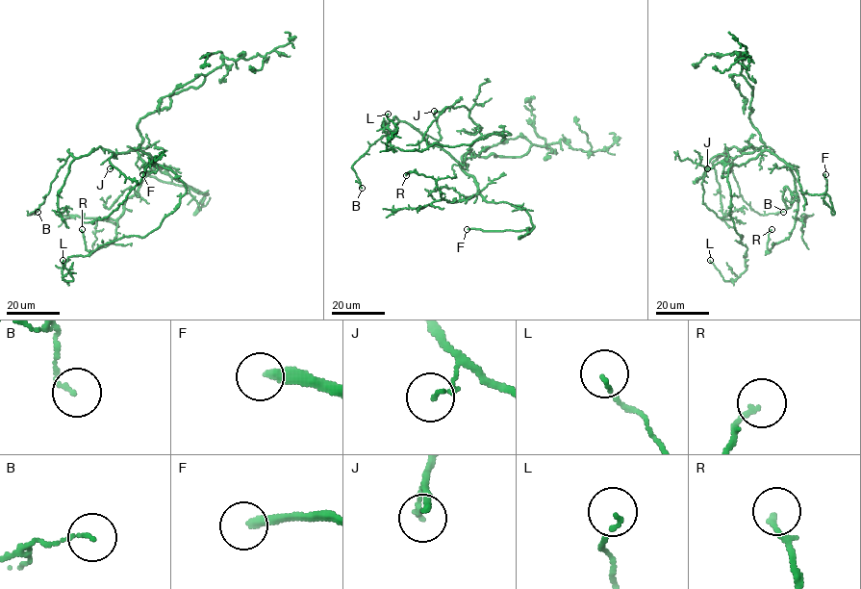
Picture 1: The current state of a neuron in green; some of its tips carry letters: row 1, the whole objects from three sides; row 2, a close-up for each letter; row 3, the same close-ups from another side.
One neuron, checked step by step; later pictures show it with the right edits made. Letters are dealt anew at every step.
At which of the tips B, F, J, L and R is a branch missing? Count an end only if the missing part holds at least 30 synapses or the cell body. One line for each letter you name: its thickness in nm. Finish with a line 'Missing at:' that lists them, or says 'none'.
F: Thickness 320 nm
Missing at: F

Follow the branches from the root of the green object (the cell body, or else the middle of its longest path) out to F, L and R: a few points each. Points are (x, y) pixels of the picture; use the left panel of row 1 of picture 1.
F: (146, 164), (138, 150), (148, 153), (162, 171), (208, 193), (194, 214), (203, 205), (203, 193), (142, 174)
L: (146, 164), (168, 167), (184, 184), (179, 205), (143, 237), (69, 256), (62, 277), (72, 280), (63, 260)
R: (146, 164), (138, 150), (150, 155), (154, 167), (126, 200), (112, 243), (90, 252), (86, 248), (82, 229)

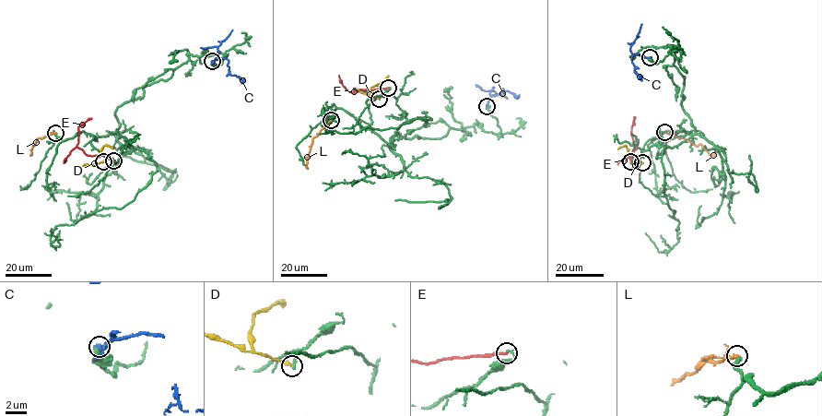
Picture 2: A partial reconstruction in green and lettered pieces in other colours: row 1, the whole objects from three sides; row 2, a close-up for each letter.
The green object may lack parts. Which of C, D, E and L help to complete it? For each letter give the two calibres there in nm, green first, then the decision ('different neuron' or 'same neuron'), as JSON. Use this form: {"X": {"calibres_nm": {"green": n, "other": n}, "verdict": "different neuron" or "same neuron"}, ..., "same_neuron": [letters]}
{"C": {"calibres_nm": {"green": 400, "other": 380}, "verdict": "different neuron"}, "D": {"calibres_nm": {"green": 180, "other": 280}, "verdict": "different neuron"}, "E": {"calibres_nm": {"green": 130, "other": 160}, "verdict": "different neuron"}, "L": {"calibres_nm": {"green": 280, "other": 340}, "verdict": "same neuron"}, "same_neuron": ["L"]}

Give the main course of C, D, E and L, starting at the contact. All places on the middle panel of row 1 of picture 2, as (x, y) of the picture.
C: (487, 105), (491, 96), (498, 95), (502, 89), (516, 97), (519, 95)
D: (379, 99), (370, 95), (370, 88), (388, 75)
E: (388, 88), (352, 92), (354, 88), (367, 90)
L: (331, 120), (312, 139), (307, 168)

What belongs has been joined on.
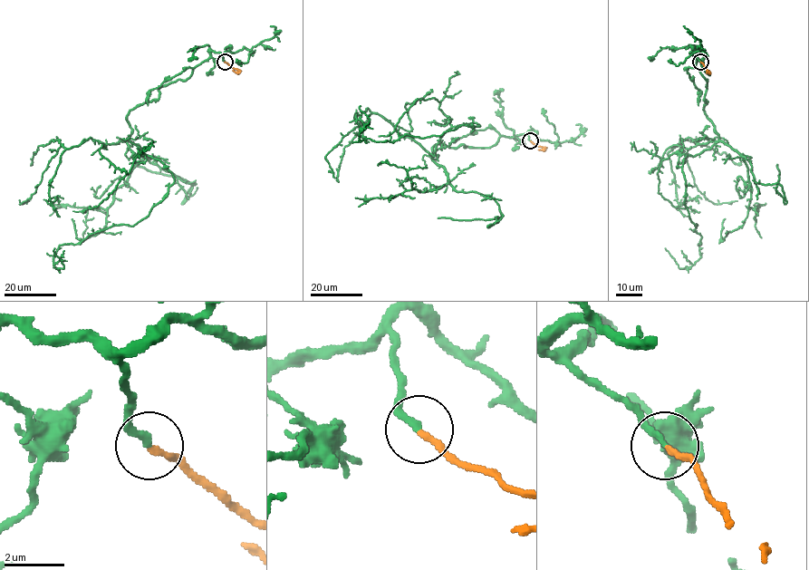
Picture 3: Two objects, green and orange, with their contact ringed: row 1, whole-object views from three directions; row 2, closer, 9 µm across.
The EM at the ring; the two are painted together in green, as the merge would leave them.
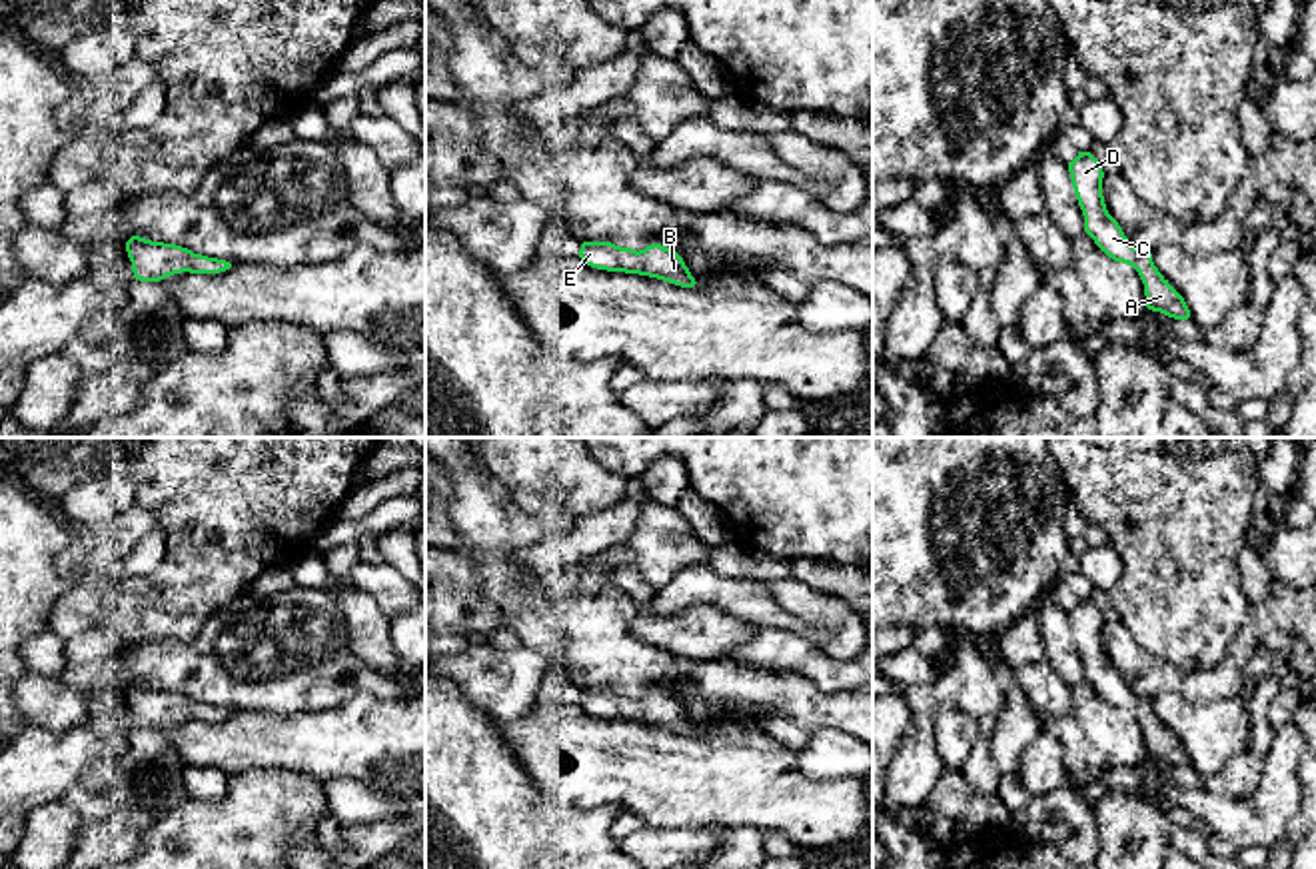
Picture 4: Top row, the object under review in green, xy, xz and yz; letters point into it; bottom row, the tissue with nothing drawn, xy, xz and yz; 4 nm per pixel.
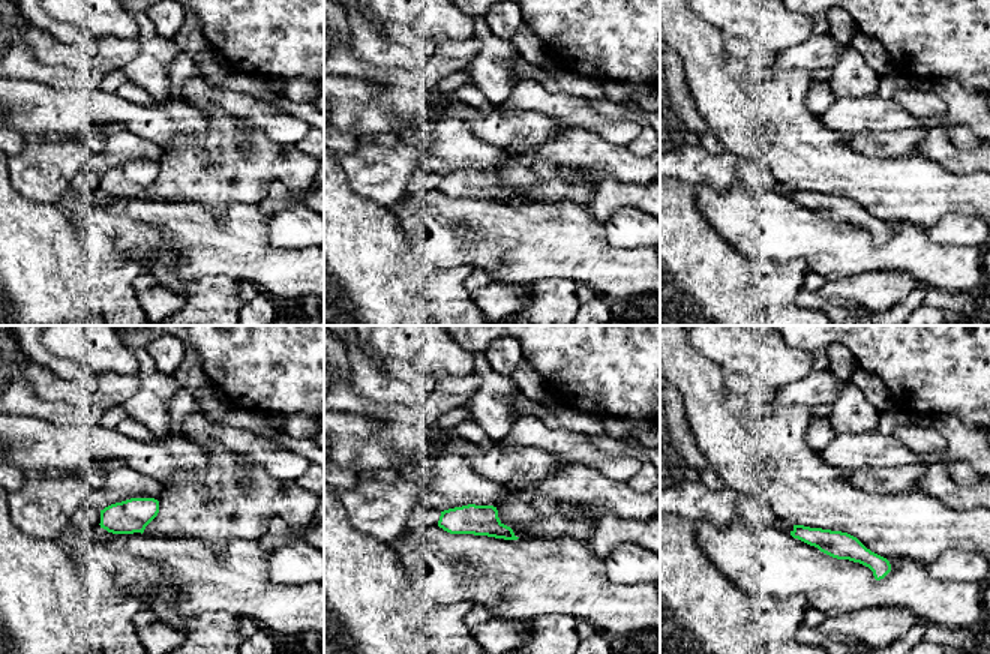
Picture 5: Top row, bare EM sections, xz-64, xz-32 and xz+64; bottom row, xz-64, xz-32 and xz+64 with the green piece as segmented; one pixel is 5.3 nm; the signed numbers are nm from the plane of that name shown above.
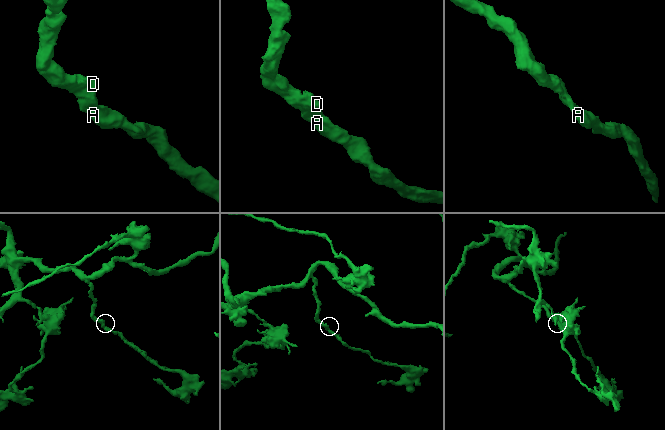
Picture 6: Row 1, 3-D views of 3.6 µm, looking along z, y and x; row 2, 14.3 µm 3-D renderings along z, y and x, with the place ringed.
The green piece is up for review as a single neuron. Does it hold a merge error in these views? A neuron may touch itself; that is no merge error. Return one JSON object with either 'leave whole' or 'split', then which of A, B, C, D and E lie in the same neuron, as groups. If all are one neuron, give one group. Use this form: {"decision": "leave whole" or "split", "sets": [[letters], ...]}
{"decision": "leave whole", "sets": [["A", "B", "C", "D", "E"]]}

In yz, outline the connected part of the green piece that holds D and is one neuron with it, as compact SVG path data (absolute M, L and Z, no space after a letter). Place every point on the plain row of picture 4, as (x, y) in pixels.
M1078 599L1078 603L1068 609L1068 619L1084 663L1084 679L1108 705L1128 711L1138 719L1148 757L1174 767L1188 767L1190 757L1184 745L1158 719L1152 701L1134 695L1118 669L1108 661L1102 643L1102 611L1090 599Z

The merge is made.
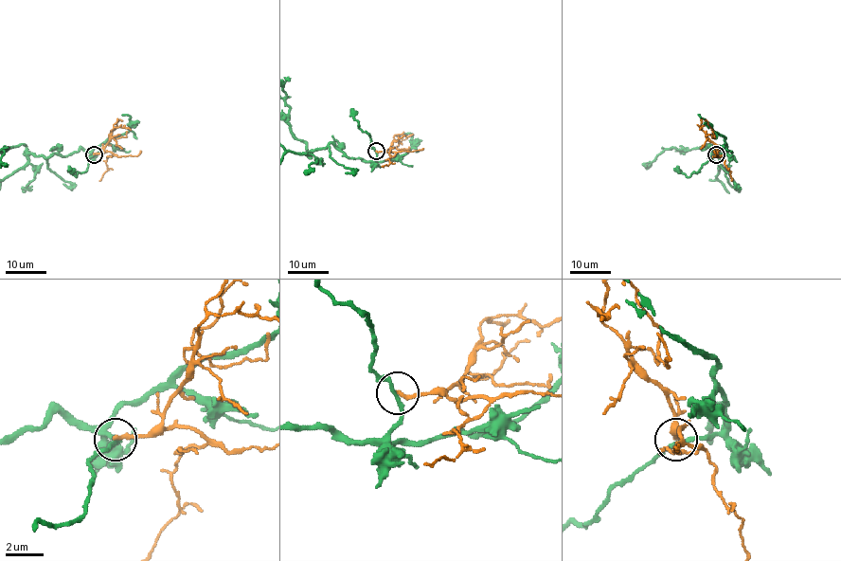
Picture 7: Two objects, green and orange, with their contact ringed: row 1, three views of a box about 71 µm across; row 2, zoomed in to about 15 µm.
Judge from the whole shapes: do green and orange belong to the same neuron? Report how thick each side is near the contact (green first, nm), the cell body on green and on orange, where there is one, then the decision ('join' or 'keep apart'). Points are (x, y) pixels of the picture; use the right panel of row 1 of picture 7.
200/220 nm | green none | orange none | keep apart

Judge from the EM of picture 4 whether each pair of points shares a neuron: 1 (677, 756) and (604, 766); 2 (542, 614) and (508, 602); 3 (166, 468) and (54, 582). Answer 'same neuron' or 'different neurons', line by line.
1: same neuron
2: same neuron
3: different neurons

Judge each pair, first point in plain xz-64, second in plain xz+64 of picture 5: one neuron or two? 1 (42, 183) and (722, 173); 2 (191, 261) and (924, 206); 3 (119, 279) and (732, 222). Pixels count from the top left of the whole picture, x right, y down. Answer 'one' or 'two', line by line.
1: one
2: two
3: two

